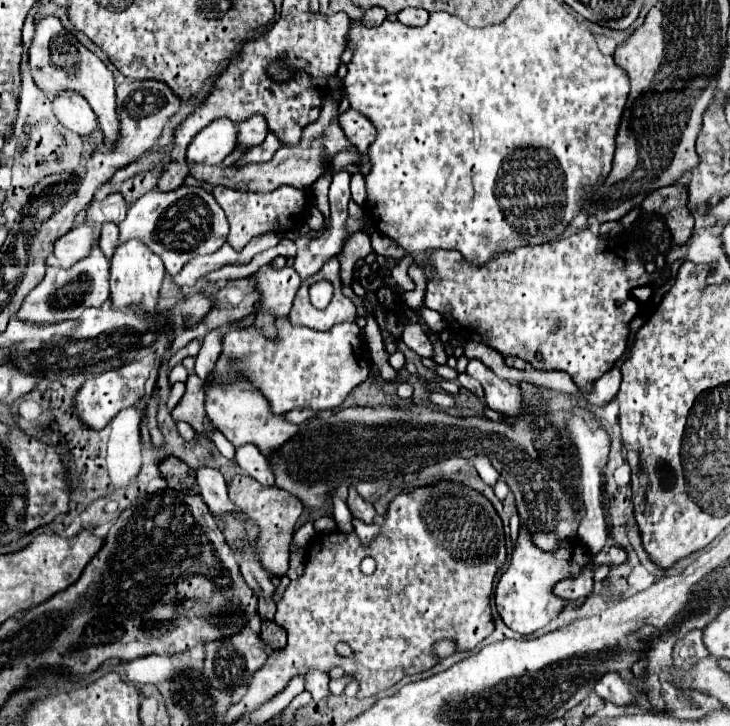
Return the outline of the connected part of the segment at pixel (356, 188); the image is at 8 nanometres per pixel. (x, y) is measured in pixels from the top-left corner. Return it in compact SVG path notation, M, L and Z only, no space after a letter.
M360 172L352 176L352 200L360 206L366 202L366 186L364 186L364 176Z

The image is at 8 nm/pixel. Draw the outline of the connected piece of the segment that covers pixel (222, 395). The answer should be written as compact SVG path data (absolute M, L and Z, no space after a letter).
M238 378L234 384L228 386L206 386L206 418L212 422L216 430L220 430L236 448L244 444L254 444L264 456L272 456L280 446L284 446L290 438L298 434L298 426L288 422L284 416L272 414L268 400L262 392L248 384L246 378Z

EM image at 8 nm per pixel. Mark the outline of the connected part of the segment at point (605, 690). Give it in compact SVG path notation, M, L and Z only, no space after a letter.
M606 672L594 688L604 700L614 702L616 706L630 706L634 704L634 696L630 692L630 688L626 686L626 682L620 678L620 674L616 672Z

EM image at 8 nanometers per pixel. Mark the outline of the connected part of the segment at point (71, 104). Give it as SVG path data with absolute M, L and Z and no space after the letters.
M64 90L58 92L52 100L44 94L45 98L50 101L50 109L54 110L56 118L60 124L80 136L88 136L98 128L98 120L90 108L90 104L80 96L78 92Z

